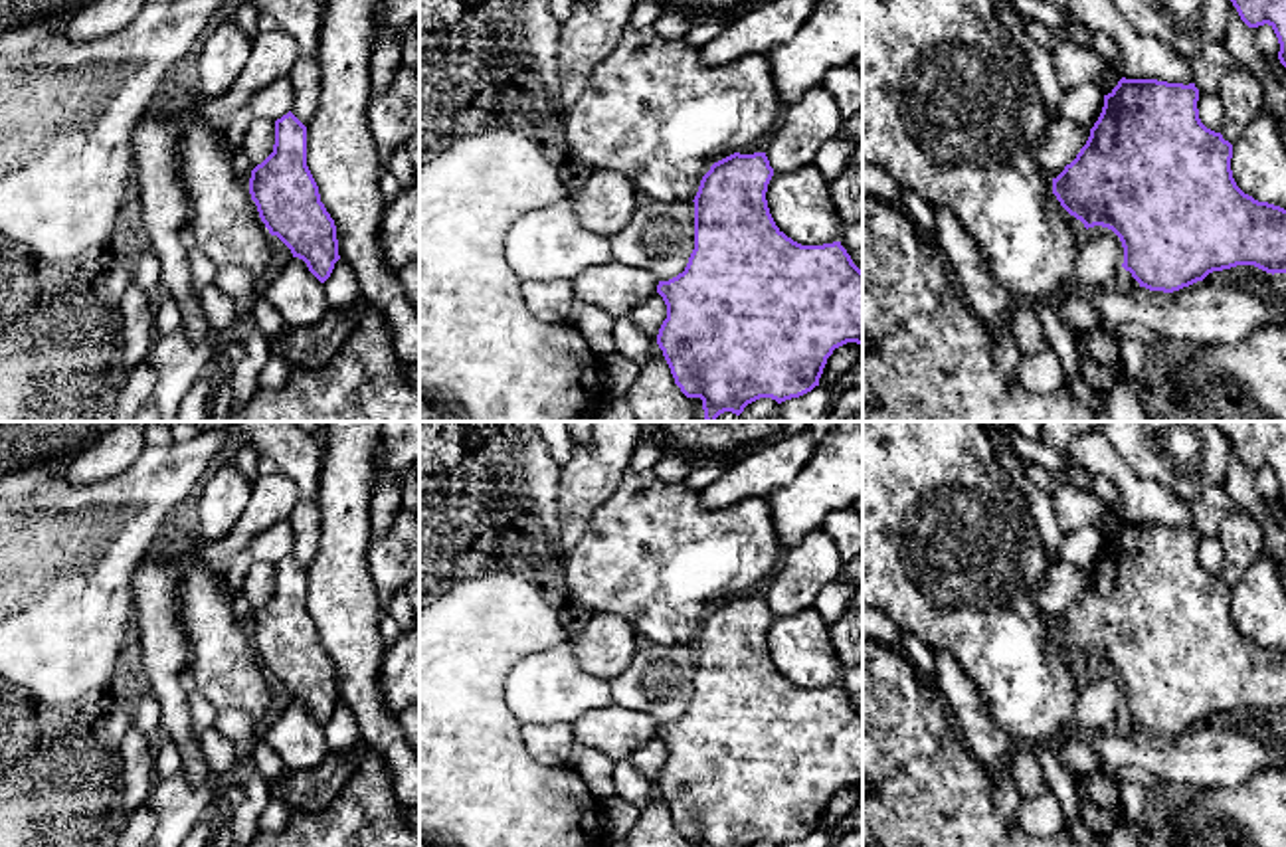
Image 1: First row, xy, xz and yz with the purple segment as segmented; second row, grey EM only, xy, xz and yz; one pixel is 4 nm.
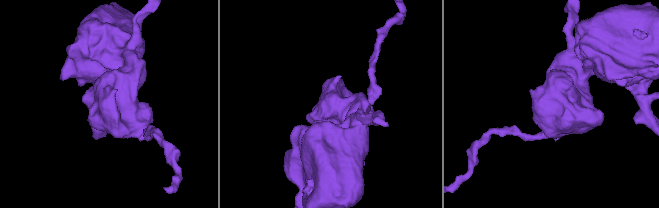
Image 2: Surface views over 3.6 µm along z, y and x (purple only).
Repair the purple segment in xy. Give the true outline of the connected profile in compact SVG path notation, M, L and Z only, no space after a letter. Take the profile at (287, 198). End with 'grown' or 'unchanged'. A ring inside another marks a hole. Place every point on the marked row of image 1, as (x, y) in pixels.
M291 111L275 121L273 152L251 170L249 194L269 234L324 283L340 259L336 226L307 166L307 127Z; unchanged

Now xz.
M734 152L714 162L692 200L694 249L689 263L683 273L657 285L667 305L657 344L681 392L702 400L706 422L716 422L724 412L740 416L760 398L778 404L799 398L819 386L835 348L847 342L863 344L863 271L841 241L801 245L776 226L766 200L772 176L766 152Z; unchanged

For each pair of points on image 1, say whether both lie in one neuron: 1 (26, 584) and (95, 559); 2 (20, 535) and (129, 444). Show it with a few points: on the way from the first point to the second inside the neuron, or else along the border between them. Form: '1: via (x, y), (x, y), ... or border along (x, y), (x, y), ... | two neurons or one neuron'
1: via (44, 566), (56, 559), (78, 559) | one neuron
2: border along (125, 470), (91, 483), (72, 483), (64, 475) | two neurons

